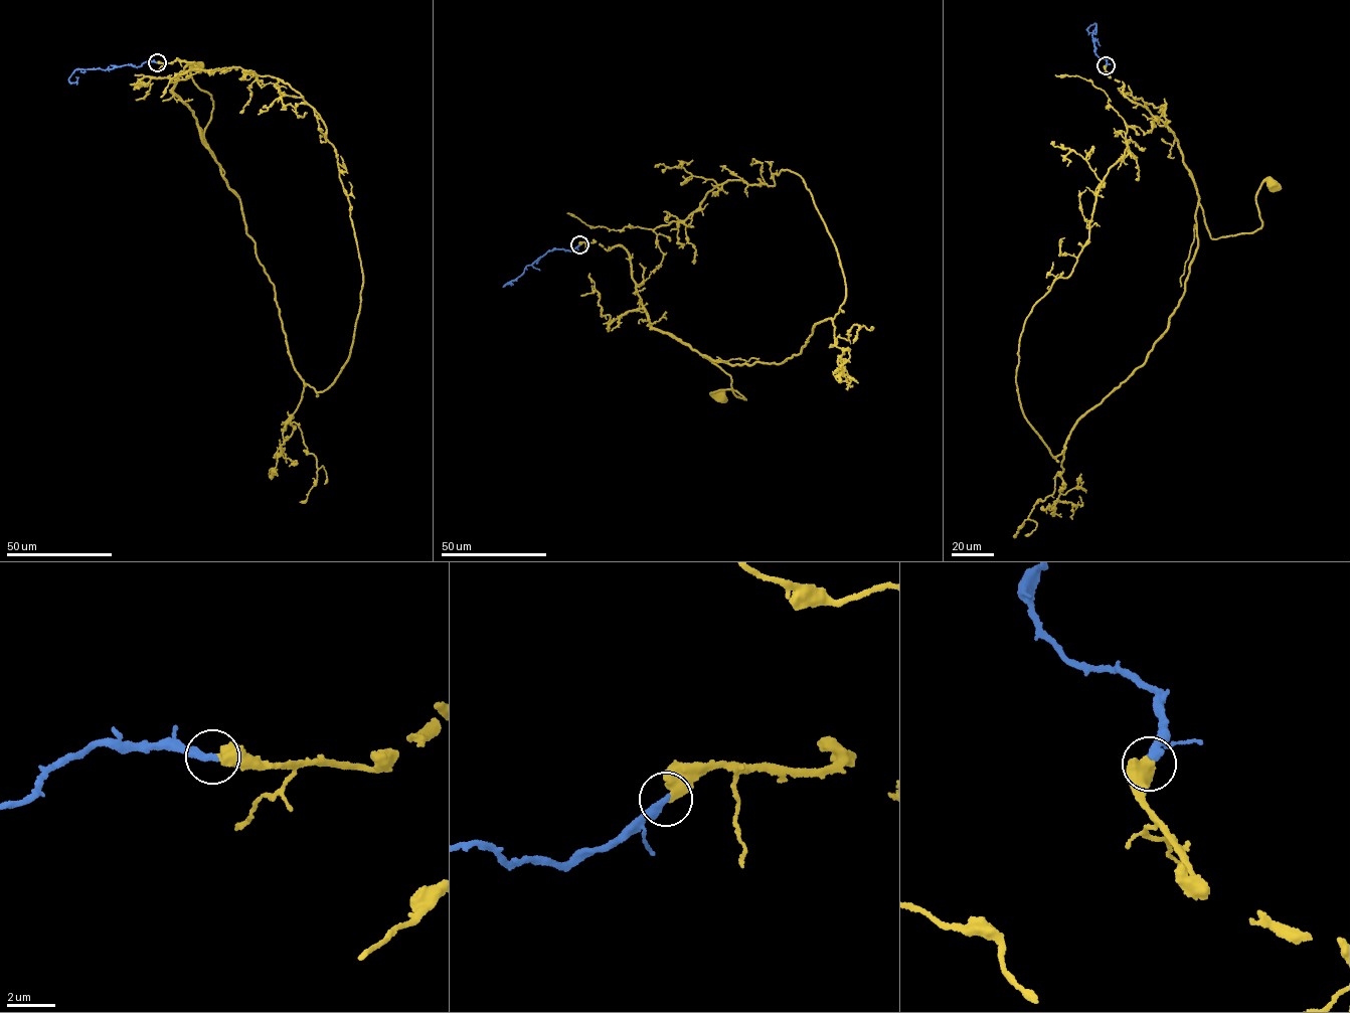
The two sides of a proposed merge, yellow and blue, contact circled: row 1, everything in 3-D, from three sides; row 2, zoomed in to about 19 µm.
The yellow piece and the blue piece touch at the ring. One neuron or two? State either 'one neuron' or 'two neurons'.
one neuron

